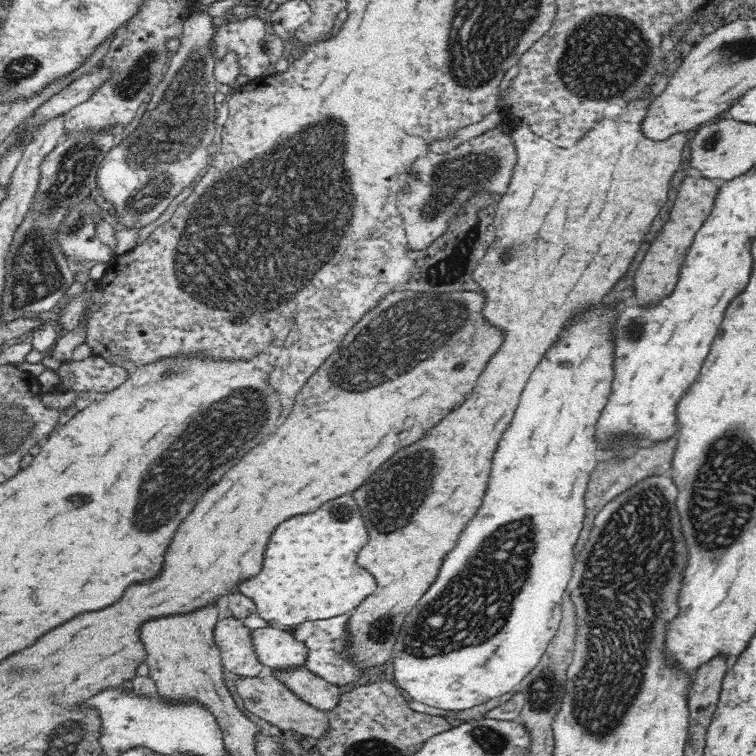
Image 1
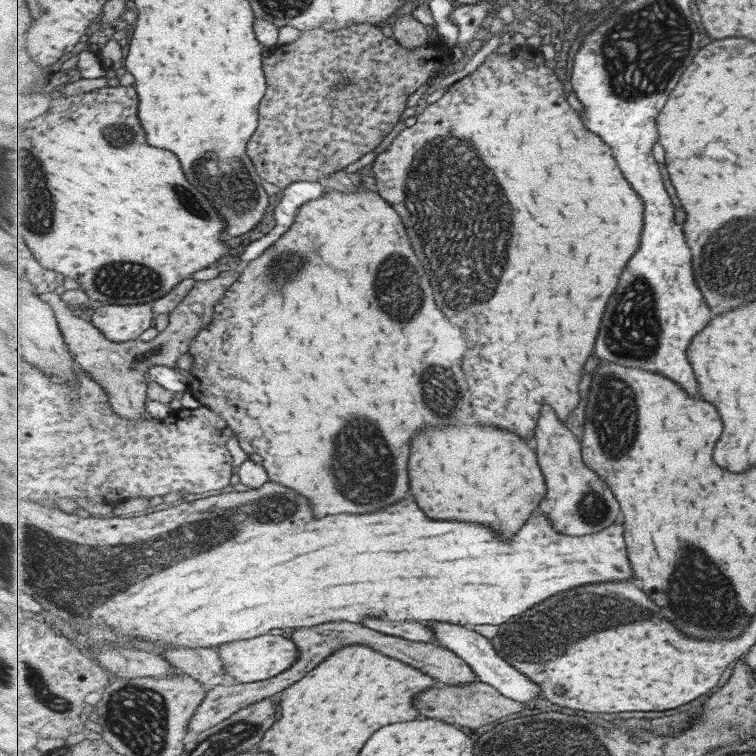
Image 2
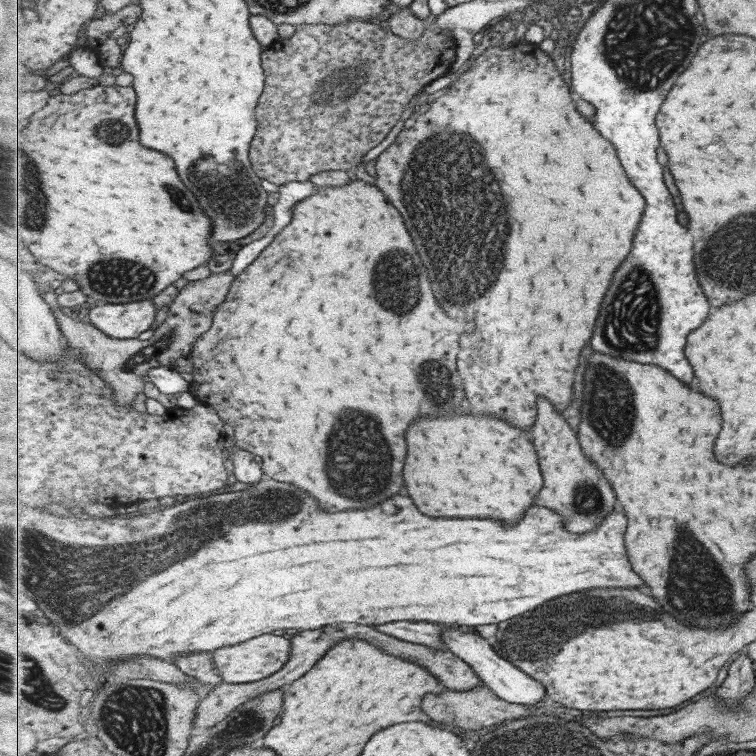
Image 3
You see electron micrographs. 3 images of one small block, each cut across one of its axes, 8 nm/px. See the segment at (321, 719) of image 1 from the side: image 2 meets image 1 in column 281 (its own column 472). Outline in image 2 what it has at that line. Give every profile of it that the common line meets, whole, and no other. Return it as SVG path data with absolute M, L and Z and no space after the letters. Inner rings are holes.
M480 680L465 683L465 685L447 683L440 684L440 686L435 685L435 687L429 687L429 689L419 693L418 698L415 698L415 709L418 709L424 718L441 719L447 723L466 726L471 729L481 728L481 726L491 724L499 718L521 712L521 710L525 710L526 706L526 703L513 700L499 692L498 688Z

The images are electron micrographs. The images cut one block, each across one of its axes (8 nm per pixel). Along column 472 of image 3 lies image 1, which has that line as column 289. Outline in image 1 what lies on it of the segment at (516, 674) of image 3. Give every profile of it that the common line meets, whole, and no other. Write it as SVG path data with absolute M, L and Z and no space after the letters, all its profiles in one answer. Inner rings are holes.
M266 626L251 630L252 645L262 665L272 671L276 668L290 670L296 666L304 666L308 649L287 630Z

